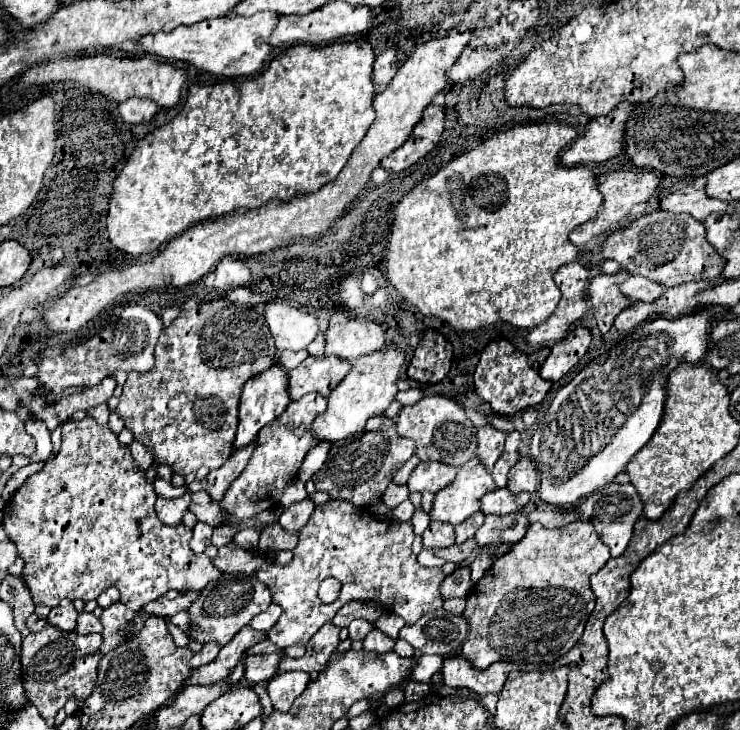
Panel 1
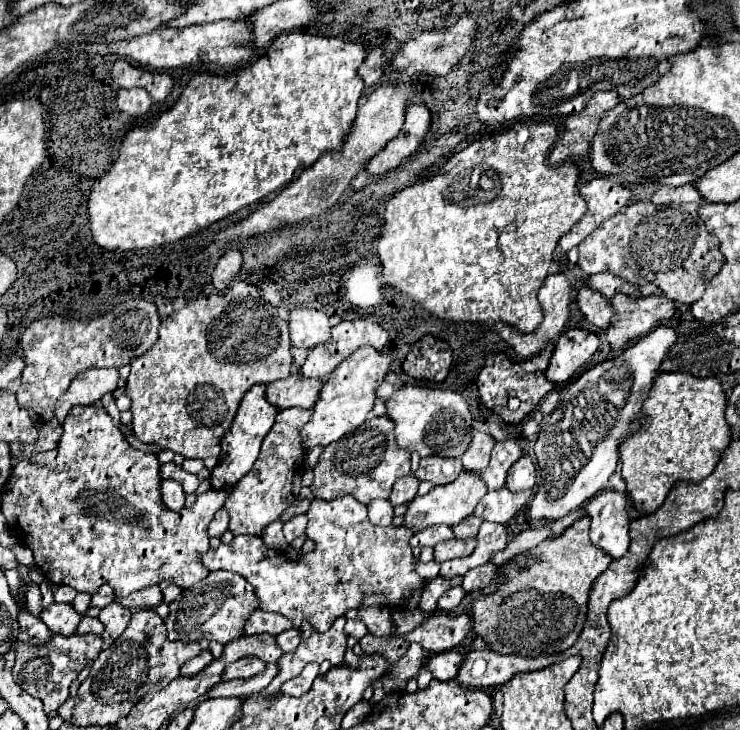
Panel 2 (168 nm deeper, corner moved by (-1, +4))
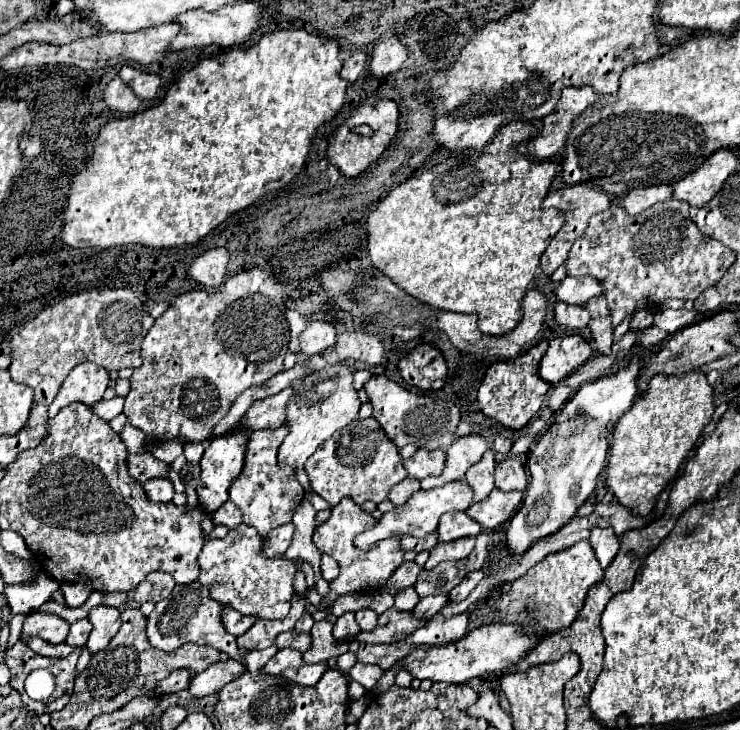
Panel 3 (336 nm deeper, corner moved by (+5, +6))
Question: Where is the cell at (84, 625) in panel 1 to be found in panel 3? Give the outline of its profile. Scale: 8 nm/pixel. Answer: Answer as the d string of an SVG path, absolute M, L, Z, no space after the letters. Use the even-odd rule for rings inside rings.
M88 618L78 620L78 622L74 622L70 626L70 634L66 638L66 644L70 644L70 646L84 646L86 640L88 640L88 636L90 636L90 632L92 632L90 620Z

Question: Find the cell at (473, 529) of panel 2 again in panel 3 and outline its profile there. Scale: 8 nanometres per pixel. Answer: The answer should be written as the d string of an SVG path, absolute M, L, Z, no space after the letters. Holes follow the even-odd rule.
M448 512L438 524L438 542L452 542L466 536L478 536L482 526L472 520L466 512Z

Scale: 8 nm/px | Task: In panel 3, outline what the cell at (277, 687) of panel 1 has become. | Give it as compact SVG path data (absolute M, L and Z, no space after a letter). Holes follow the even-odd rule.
M322 662L322 664L316 664L316 666L310 666L310 664L304 664L302 668L298 670L287 669L282 675L291 683L302 684L302 686L314 686L322 674L328 670L328 664Z

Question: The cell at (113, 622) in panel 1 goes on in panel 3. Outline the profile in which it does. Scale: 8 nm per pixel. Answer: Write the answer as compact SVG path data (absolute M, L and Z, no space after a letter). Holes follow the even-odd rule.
M96 606L90 610L88 620L94 628L86 646L92 650L92 654L96 654L110 644L112 636L116 636L120 628L120 610L110 606Z

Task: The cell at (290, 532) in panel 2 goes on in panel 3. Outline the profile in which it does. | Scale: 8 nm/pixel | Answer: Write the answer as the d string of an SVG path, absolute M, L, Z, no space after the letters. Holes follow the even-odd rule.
M284 524L280 528L274 528L274 532L270 532L262 540L262 554L266 558L282 556L292 542L292 532L294 532L294 524Z

